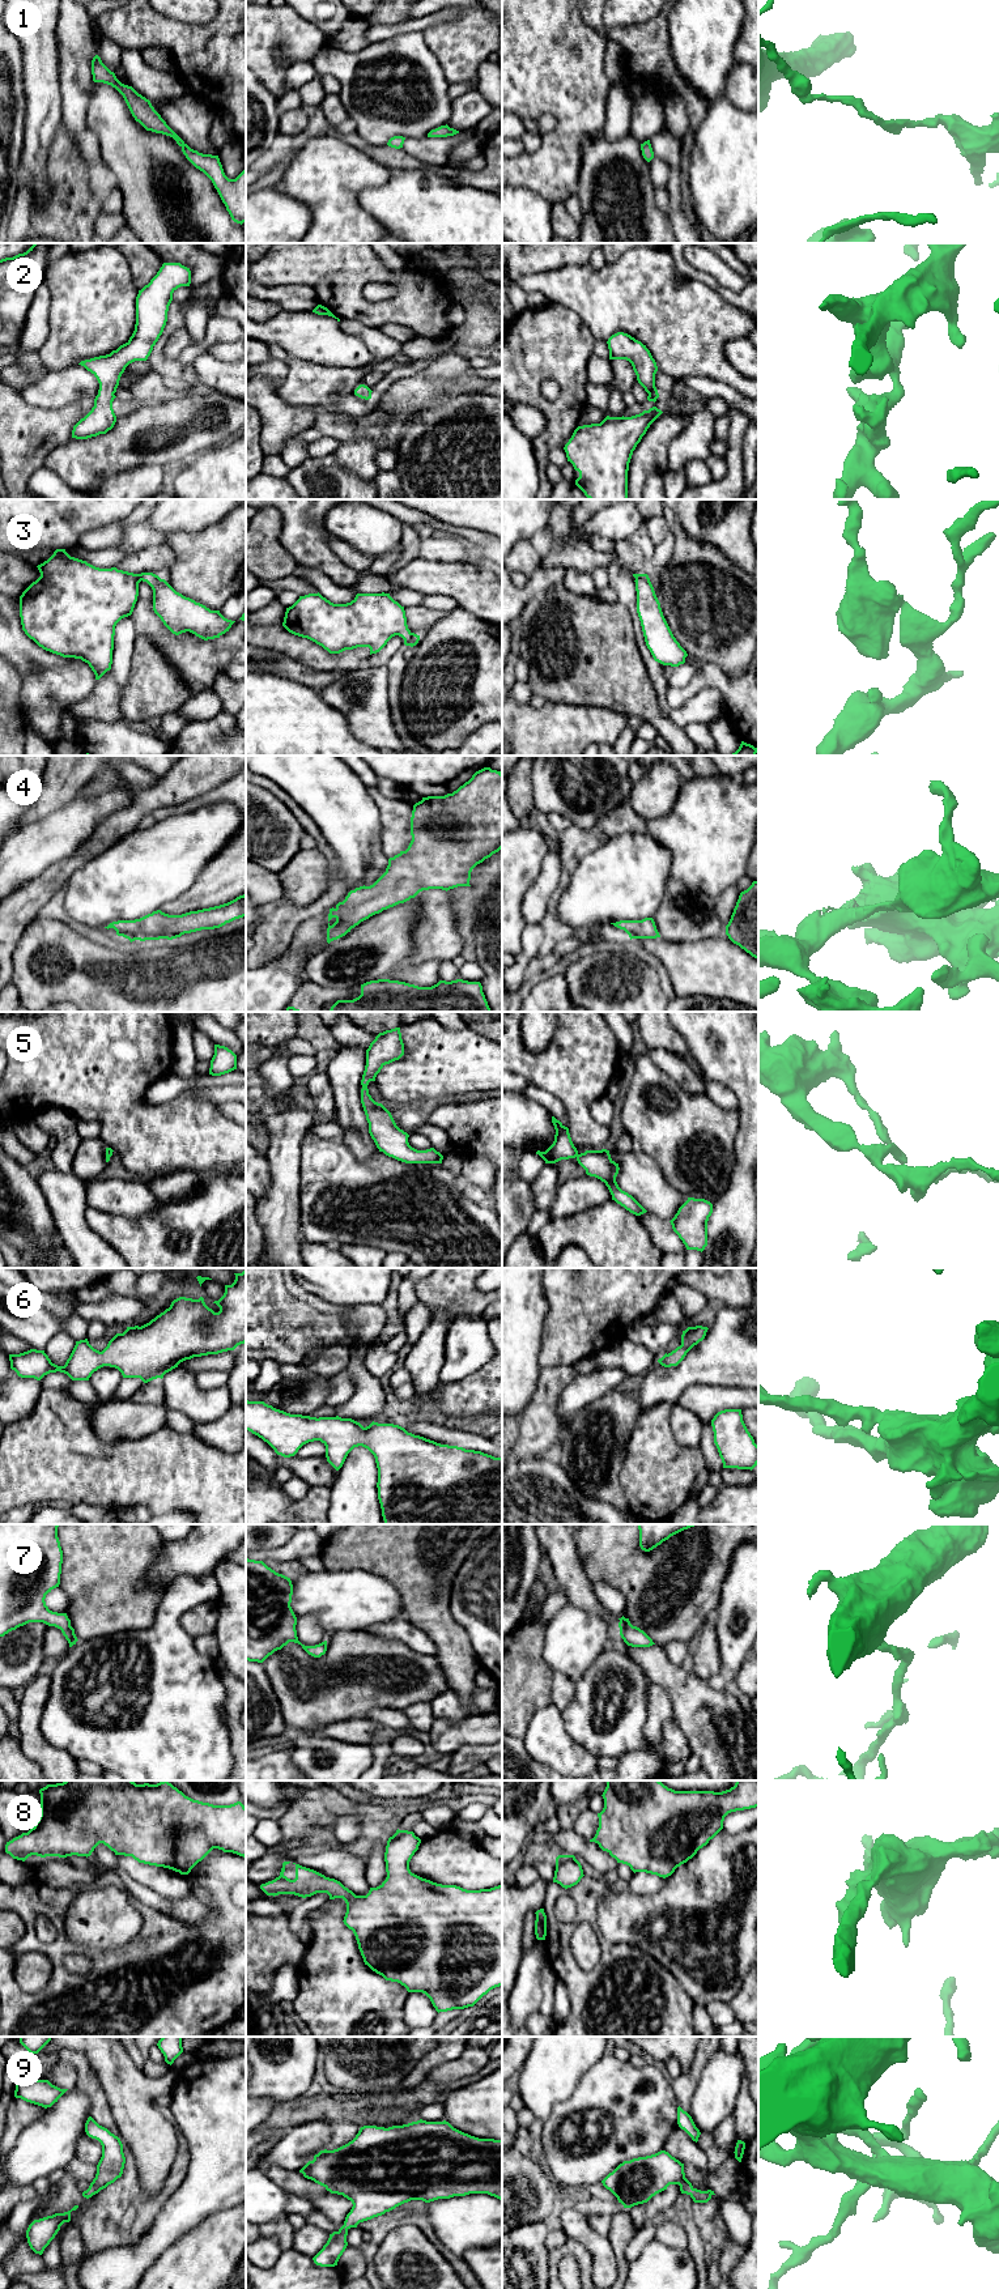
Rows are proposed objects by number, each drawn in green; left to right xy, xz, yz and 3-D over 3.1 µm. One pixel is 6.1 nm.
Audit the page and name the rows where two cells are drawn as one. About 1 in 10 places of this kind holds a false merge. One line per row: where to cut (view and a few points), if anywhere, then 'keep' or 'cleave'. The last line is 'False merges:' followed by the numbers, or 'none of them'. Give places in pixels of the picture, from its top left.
1: cut none; keep
2: cut none; keep
3: cut none; keep
4: cut none; keep
5: cut none; keep
6: cut none; keep
7: cut none; keep
8: cut none; keep
9: cut none; keep
False merges: none of them

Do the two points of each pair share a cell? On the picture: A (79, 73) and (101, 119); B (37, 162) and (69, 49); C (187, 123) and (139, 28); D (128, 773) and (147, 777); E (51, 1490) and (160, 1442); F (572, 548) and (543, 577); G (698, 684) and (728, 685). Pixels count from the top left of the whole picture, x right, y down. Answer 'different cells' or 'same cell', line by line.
A: different cells
B: different cells
C: different cells
D: same cell
E: same cell
F: different cells
G: same cell

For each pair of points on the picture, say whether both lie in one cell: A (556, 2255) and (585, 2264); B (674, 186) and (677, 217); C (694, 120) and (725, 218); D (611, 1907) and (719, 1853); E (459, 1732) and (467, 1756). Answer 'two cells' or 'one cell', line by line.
A: one cell
B: one cell
C: two cells
D: one cell
E: two cells

